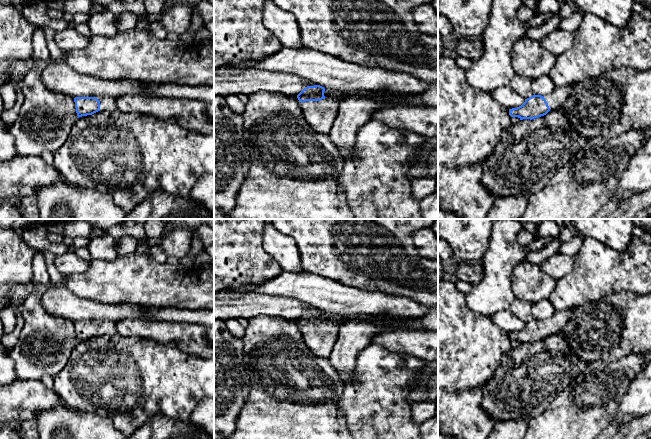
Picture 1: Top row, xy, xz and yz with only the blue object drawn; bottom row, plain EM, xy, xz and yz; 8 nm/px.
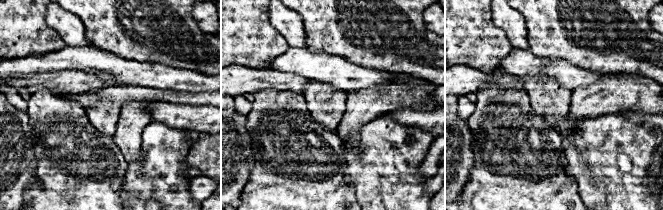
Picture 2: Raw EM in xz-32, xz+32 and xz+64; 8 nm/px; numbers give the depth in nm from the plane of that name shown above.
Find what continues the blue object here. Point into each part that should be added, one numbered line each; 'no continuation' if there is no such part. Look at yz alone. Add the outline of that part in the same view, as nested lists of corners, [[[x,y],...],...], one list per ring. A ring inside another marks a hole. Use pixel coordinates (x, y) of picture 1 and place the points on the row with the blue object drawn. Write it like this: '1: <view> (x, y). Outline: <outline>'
1: yz (558, 97). Outline: [[[572,84],[556,87],[549,95],[543,96],[550,110],[560,108],[568,99],[571,93]]]

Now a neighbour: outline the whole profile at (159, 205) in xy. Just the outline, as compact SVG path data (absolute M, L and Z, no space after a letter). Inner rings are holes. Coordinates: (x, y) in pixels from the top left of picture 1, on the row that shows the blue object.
M156 190L125 219L213 219L213 216L189 196L175 197L163 190Z

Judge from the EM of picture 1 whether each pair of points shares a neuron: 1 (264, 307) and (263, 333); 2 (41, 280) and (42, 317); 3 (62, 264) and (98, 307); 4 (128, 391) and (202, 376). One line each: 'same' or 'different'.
1: different
2: same
3: different
4: same

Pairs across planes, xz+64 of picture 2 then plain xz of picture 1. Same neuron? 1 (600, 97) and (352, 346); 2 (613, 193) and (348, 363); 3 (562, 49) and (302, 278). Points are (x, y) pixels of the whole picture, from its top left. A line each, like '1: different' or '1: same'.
1: same
2: different
3: different

